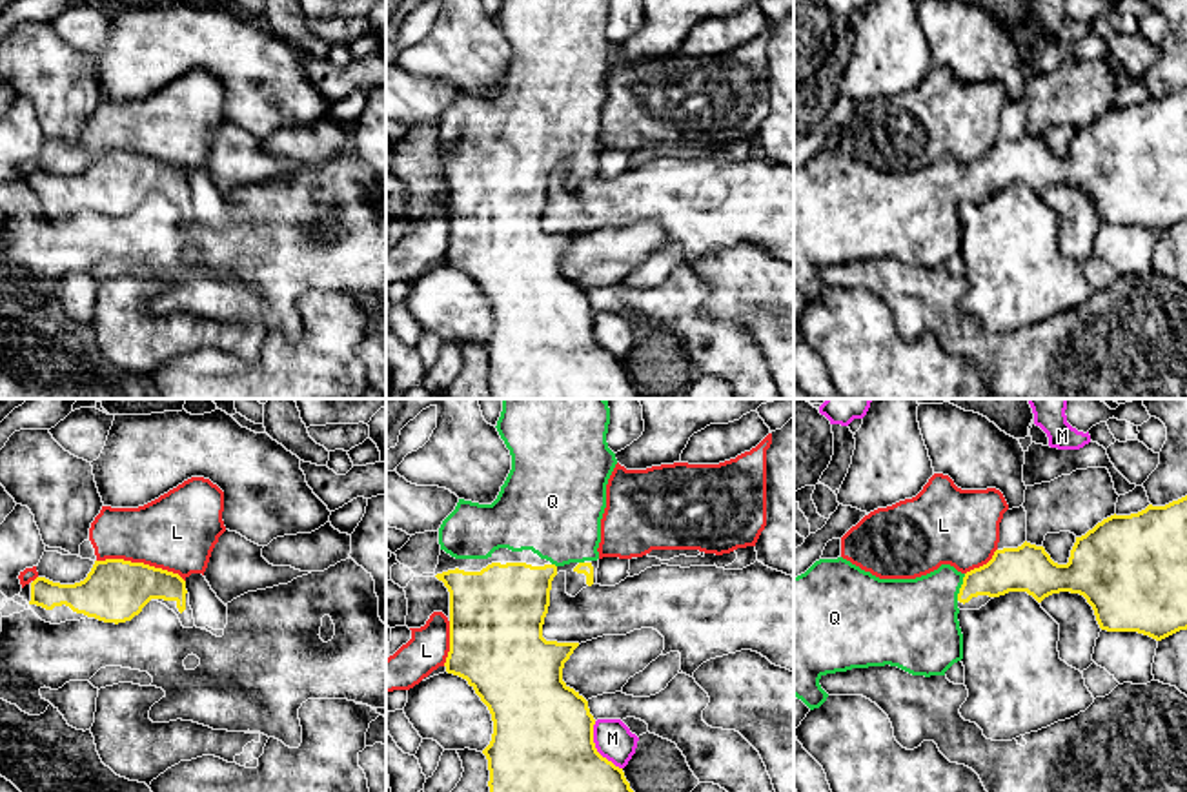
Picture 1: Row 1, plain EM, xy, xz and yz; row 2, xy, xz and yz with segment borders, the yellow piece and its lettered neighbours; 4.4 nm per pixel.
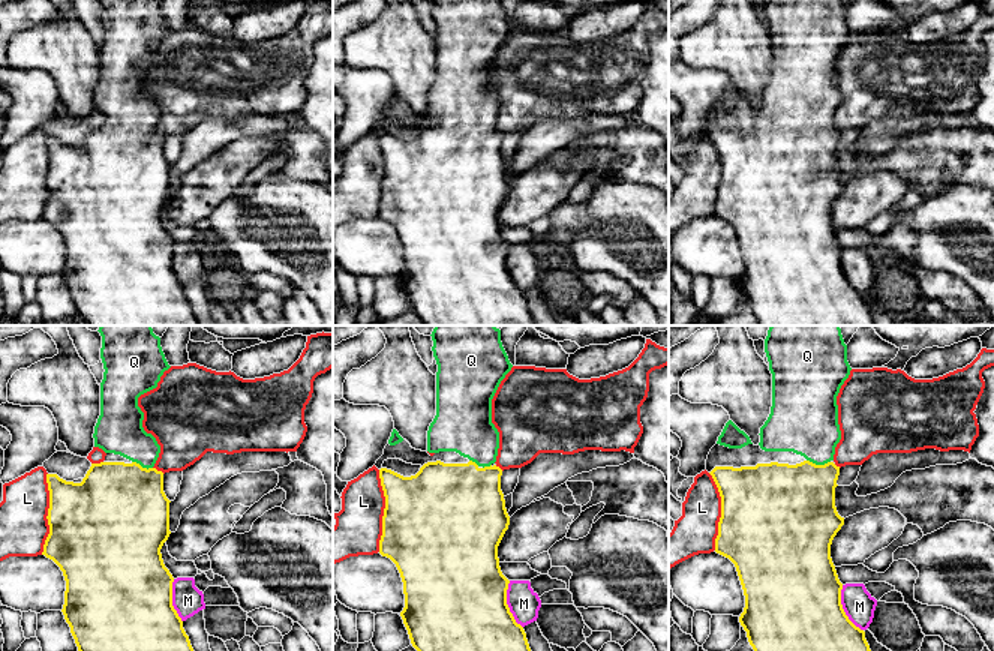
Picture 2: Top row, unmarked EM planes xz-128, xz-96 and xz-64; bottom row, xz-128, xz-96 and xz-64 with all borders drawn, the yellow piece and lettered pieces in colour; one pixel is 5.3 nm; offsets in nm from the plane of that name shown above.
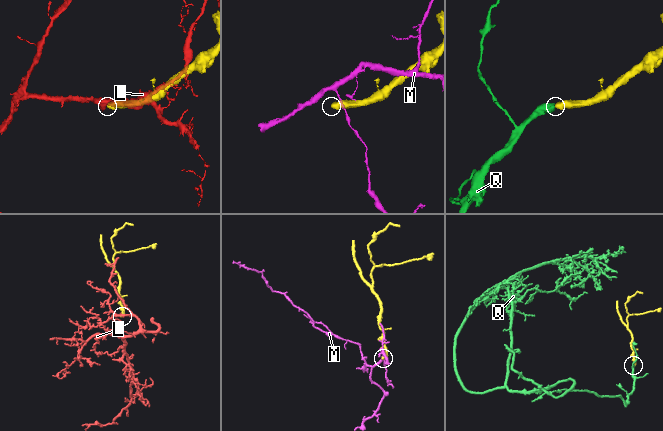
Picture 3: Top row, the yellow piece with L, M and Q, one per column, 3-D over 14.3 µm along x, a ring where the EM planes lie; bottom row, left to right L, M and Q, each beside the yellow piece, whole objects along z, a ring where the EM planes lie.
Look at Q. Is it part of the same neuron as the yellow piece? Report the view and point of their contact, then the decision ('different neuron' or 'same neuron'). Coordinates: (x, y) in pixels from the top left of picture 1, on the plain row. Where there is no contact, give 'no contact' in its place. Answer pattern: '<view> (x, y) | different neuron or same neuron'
yz (962, 179) | same neuron

